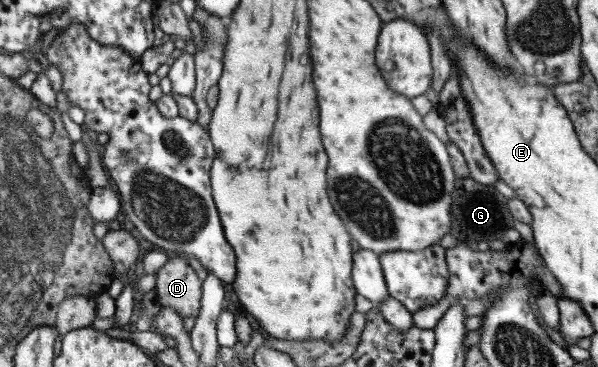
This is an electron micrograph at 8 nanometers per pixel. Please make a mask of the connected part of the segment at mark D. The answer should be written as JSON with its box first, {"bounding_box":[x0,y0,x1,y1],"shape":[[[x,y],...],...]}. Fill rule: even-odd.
{"bounding_box":[154,255,202,317],"shape":[[[177,255],[168,257],[154,275],[154,289],[162,310],[175,312],[179,317],[198,315],[202,281],[184,259]]]}

